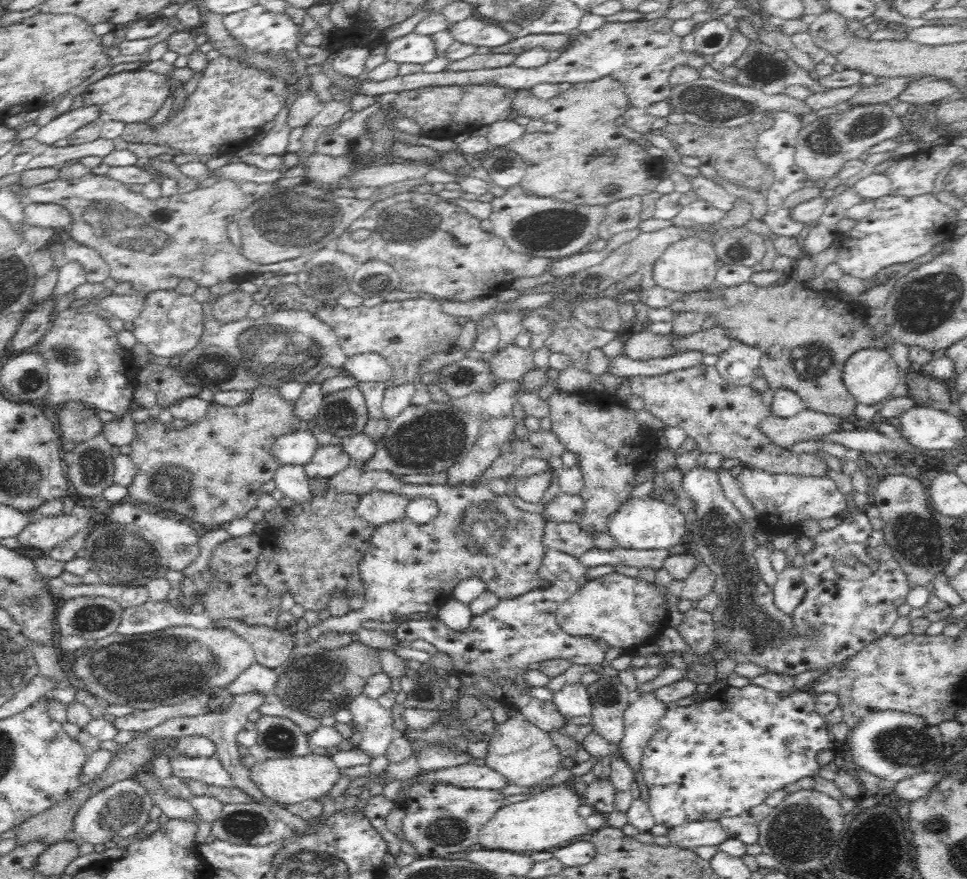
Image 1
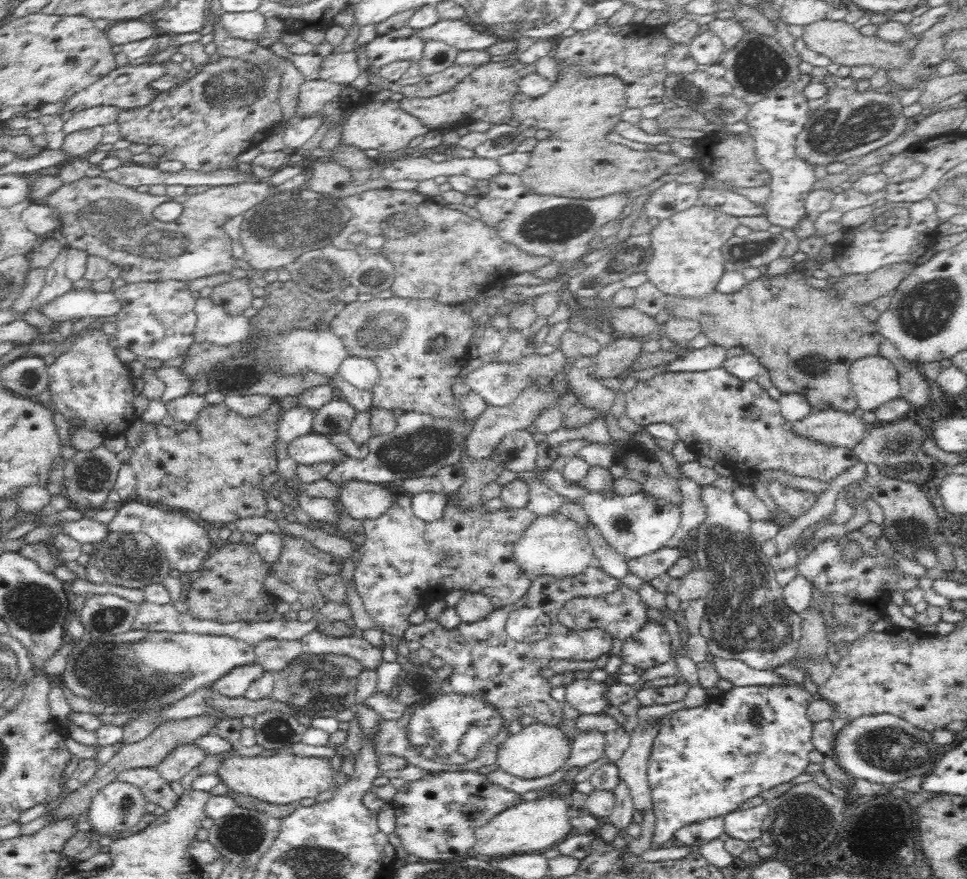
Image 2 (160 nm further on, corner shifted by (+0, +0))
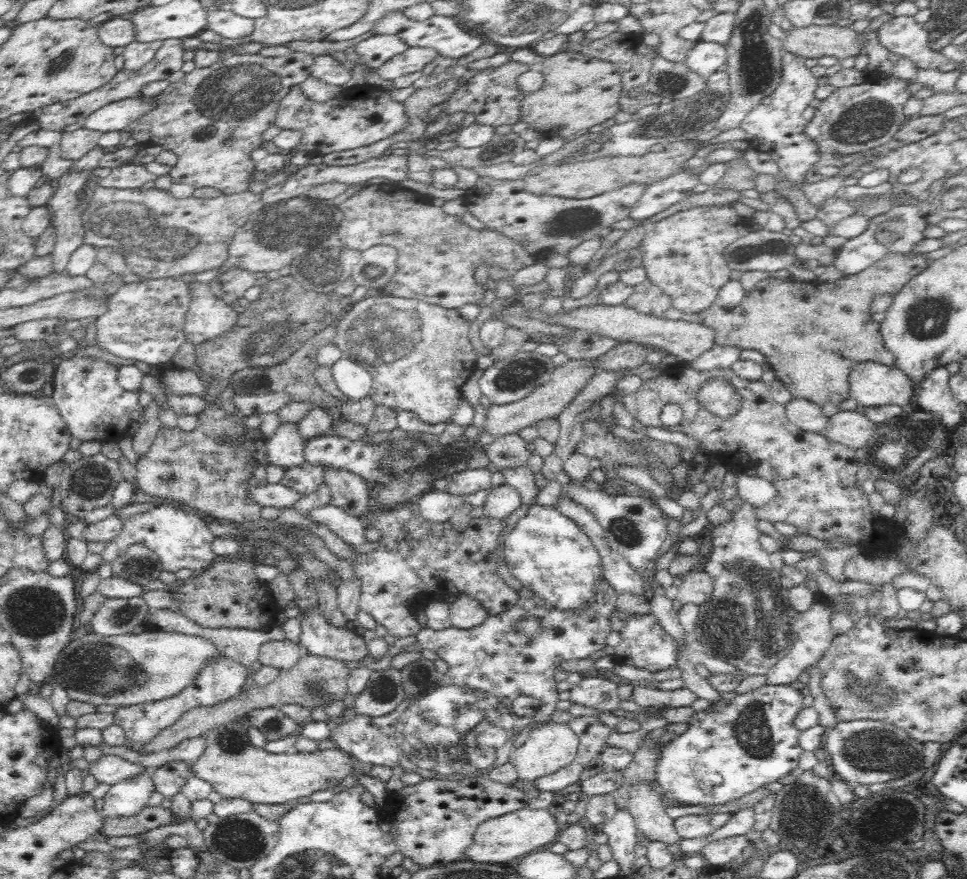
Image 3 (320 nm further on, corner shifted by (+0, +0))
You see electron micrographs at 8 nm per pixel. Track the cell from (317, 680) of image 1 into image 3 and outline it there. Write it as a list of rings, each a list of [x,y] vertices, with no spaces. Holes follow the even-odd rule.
[[[303,653],[298,662],[290,670],[281,670],[278,676],[260,686],[253,684],[248,690],[241,691],[236,696],[228,700],[216,703],[209,707],[198,707],[183,714],[173,725],[161,730],[158,736],[155,736],[148,744],[141,747],[143,754],[150,752],[160,752],[164,748],[174,748],[178,742],[186,738],[202,737],[208,730],[220,724],[226,724],[245,716],[248,712],[258,708],[274,707],[280,709],[285,704],[300,704],[306,708],[312,709],[314,706],[320,706],[330,700],[341,700],[346,690],[346,680],[350,669],[342,661],[324,657],[314,657]]]

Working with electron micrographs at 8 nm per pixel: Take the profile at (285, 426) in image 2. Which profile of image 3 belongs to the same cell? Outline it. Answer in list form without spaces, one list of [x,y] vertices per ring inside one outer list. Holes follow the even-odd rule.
[[[281,424],[265,445],[268,465],[287,471],[306,463],[305,440],[298,435],[295,424]]]

